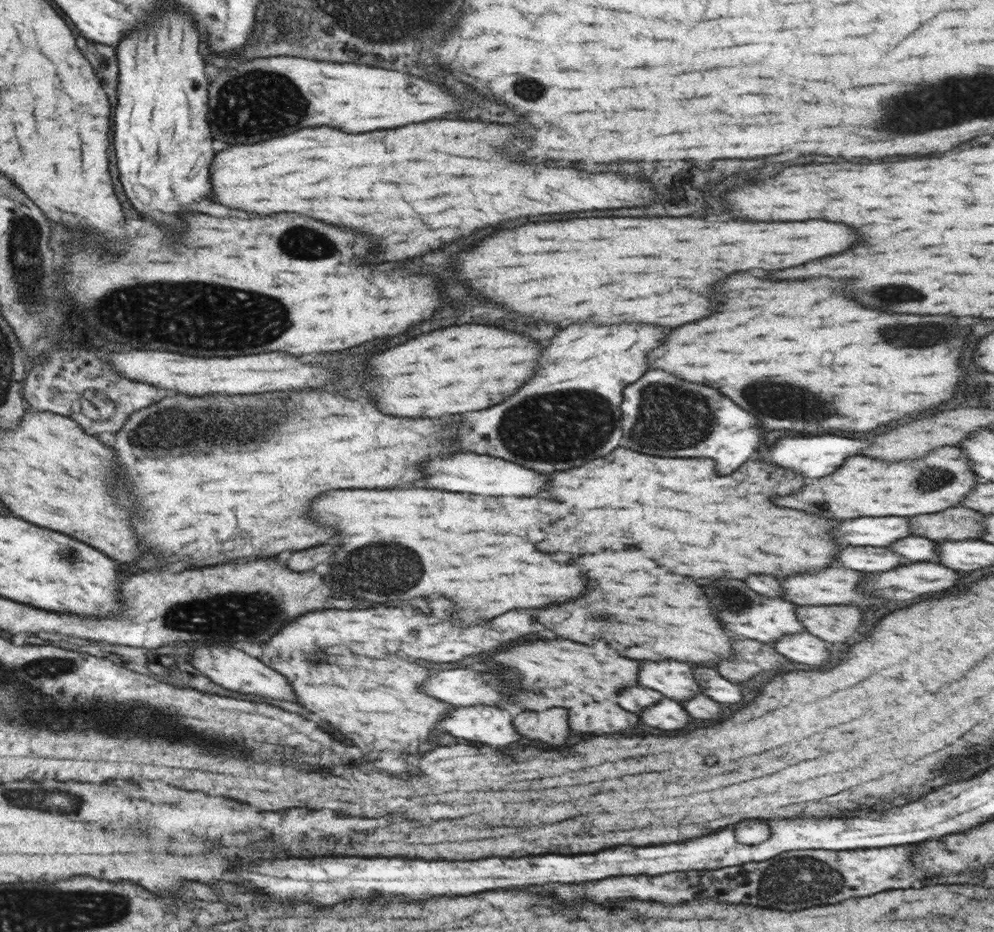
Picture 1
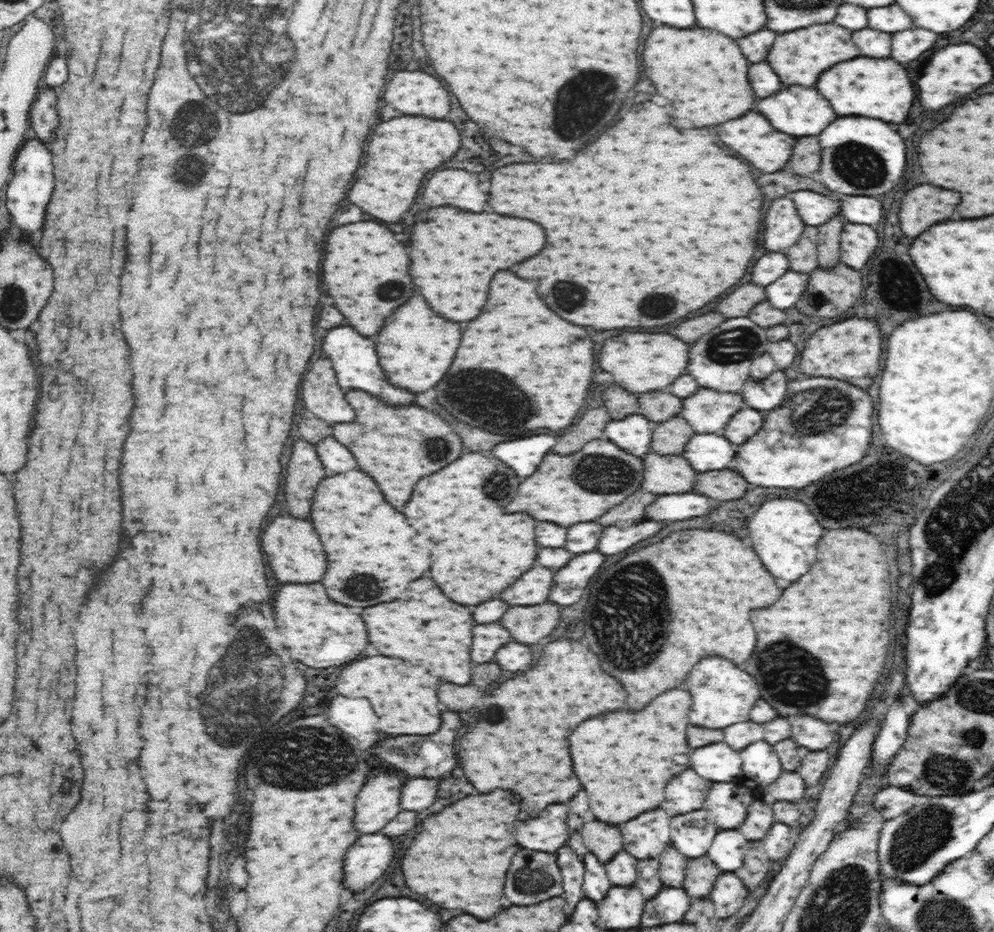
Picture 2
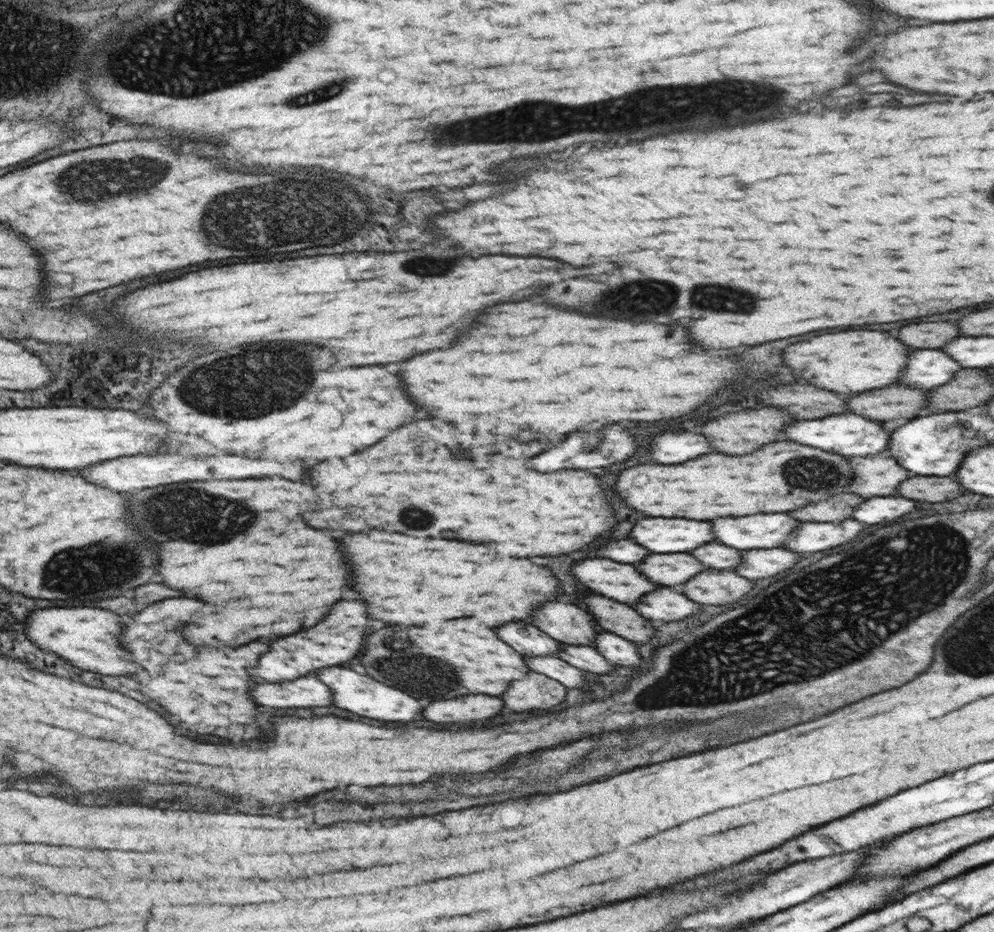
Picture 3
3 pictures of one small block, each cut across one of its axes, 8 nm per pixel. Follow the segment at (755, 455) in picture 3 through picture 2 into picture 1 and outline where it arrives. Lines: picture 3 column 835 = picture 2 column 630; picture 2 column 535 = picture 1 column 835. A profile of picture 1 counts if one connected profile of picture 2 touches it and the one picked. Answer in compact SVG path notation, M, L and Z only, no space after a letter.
M942 446L918 460L884 462L868 456L848 458L838 474L820 478L806 490L792 496L776 498L778 506L804 510L808 514L824 514L826 518L860 518L860 516L918 516L934 514L952 506L960 506L964 496L978 482L970 468L968 455L958 446Z

